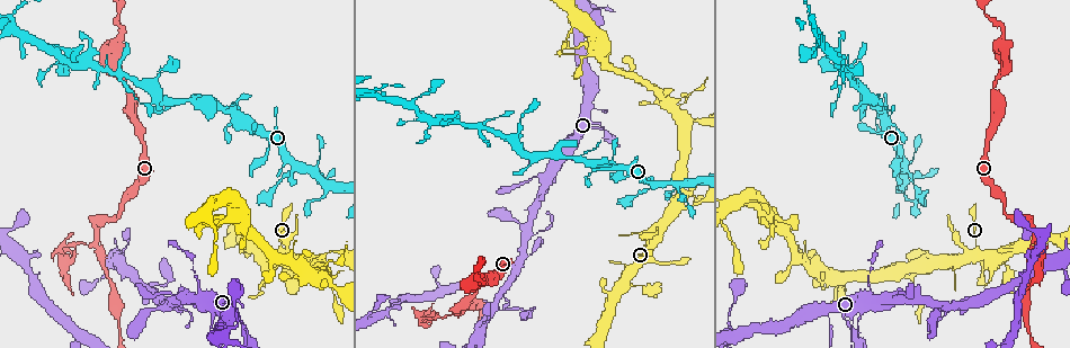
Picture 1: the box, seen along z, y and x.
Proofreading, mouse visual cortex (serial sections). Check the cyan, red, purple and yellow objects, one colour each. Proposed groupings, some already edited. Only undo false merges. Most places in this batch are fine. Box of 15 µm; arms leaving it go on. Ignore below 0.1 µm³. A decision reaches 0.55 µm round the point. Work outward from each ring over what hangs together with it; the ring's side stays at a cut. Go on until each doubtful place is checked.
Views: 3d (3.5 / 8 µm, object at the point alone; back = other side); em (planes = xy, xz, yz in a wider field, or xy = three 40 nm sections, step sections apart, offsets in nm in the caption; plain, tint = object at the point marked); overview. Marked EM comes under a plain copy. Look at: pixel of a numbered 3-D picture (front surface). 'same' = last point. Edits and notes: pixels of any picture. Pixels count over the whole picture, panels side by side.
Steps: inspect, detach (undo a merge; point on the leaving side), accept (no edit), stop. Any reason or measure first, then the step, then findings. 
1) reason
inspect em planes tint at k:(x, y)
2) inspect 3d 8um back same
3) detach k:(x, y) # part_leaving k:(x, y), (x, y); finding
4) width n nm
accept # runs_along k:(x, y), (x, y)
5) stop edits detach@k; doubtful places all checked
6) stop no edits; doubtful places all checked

a narrow waist
inspect 3d 3.5um at 1:(455, 315)

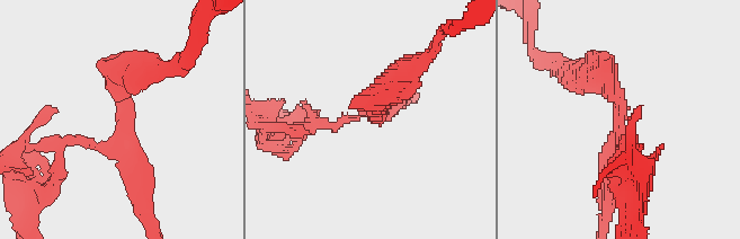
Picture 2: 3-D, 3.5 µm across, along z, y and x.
arms 3; arm_widths 100, 250, 350 nm
inspect em xy step 3 tint at 2:(618, 136)

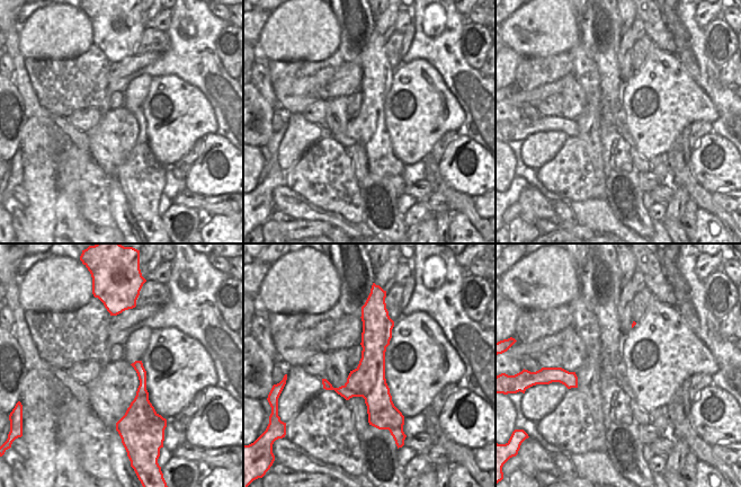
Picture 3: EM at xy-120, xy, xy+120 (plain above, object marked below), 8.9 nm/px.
accept # runs_along 3:(378, 311), (374, 390), (386, 426); all the same cell

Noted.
sharp bend
inspect 3d 8um at 1:(1034, 245)

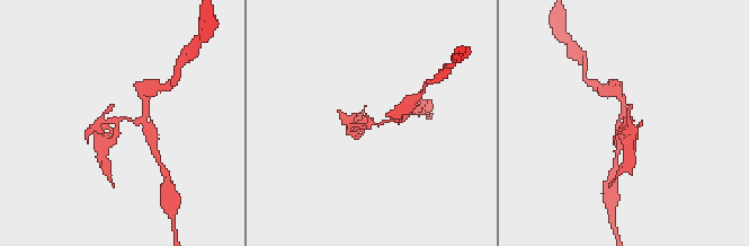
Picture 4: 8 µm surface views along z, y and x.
closer look
inspect 3d 3.5um at 4:(118, 121)

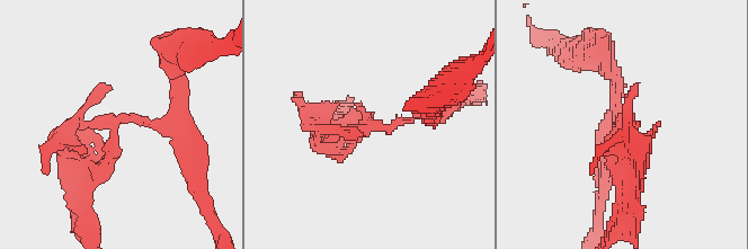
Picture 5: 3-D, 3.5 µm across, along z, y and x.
inspect em planes tint at 5:(116, 127)

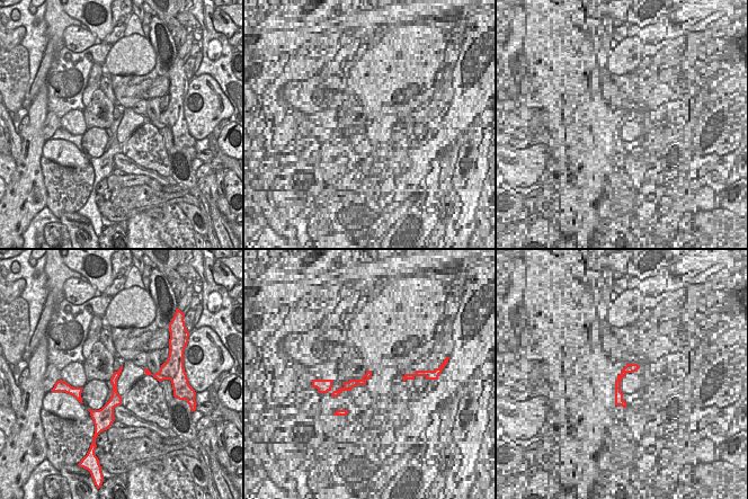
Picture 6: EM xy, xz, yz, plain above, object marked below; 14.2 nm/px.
width 100 nm
accept # runs_along 6:(116, 374), (114, 401), (109, 410); one cell here

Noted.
arms part here
inspect em xy step 3 tint at 1:(198, 97)

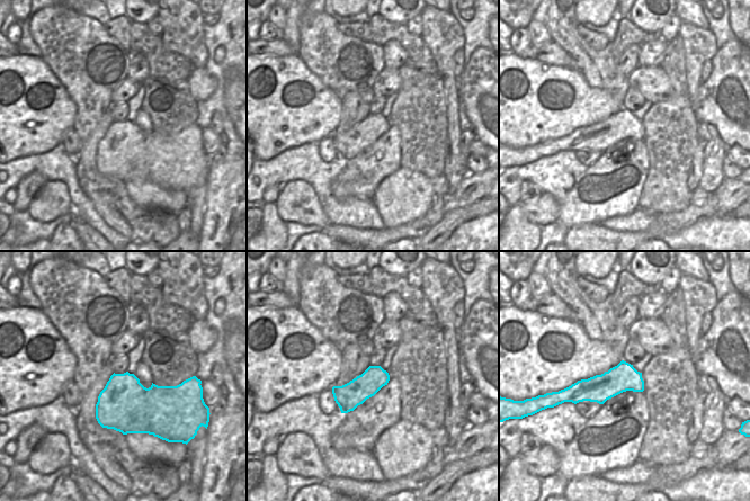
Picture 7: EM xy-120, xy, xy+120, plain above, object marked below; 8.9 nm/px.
inspect 3d 3.5um same

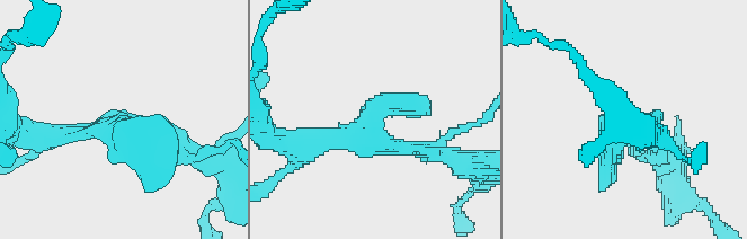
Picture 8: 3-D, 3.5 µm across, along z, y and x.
accept # runs_along 8:(183, 153), (130, 125), (44, 135); all the same cell

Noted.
four arms meet
inspect 3d 8um at 1:(369, 95)

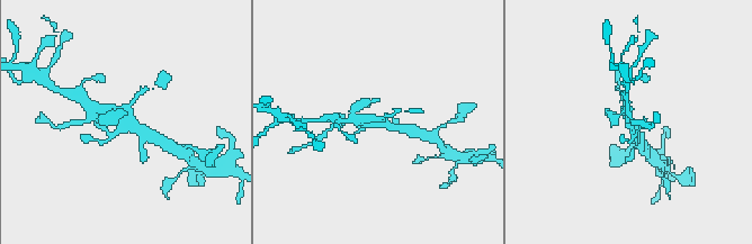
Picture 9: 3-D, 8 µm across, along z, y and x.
need the tissue
inspect em planes tint at 9:(128, 118)

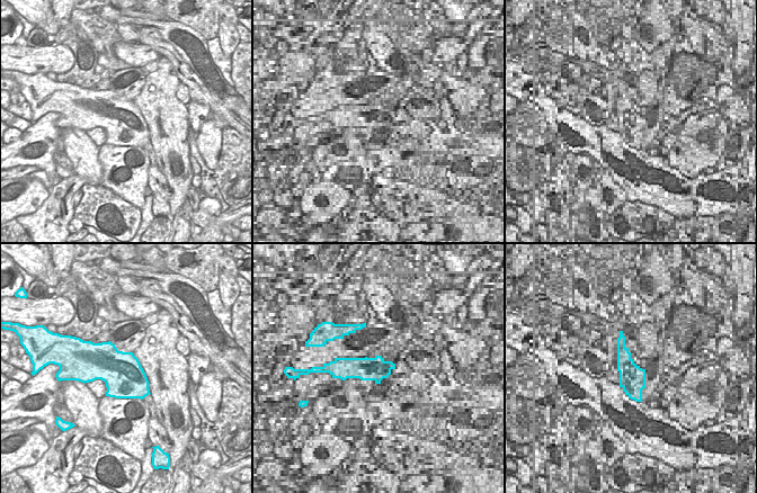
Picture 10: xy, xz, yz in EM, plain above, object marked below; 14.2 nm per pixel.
accept # runs_along 9:(153, 136), (110, 117), (106, 105); all the same cell

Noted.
stop no edits; doubtful places all checked

